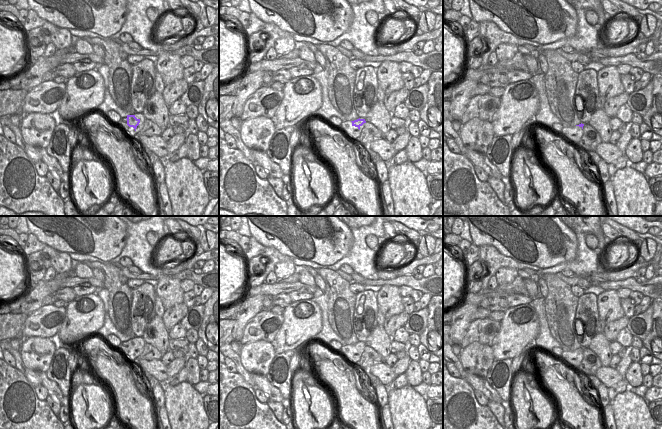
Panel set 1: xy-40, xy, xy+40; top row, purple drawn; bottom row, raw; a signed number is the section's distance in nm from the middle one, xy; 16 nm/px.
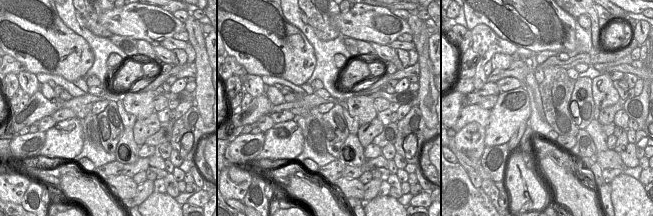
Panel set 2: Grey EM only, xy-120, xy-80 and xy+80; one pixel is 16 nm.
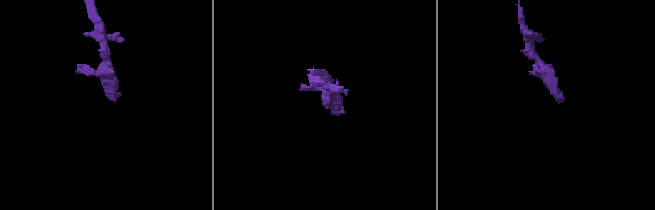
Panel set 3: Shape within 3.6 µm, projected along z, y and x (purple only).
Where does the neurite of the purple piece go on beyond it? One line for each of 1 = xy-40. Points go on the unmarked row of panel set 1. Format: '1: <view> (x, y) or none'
1: none

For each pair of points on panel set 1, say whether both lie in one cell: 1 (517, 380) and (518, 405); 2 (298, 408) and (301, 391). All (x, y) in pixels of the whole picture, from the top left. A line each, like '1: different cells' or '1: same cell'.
1: same cell
2: same cell

